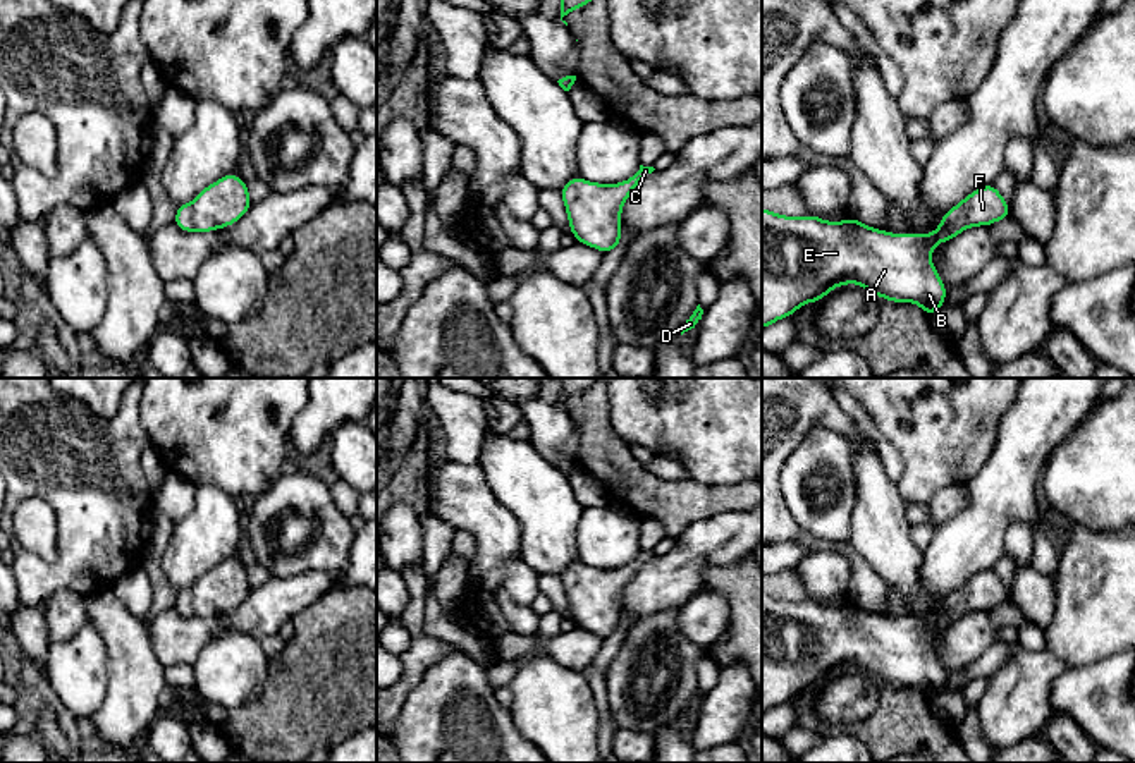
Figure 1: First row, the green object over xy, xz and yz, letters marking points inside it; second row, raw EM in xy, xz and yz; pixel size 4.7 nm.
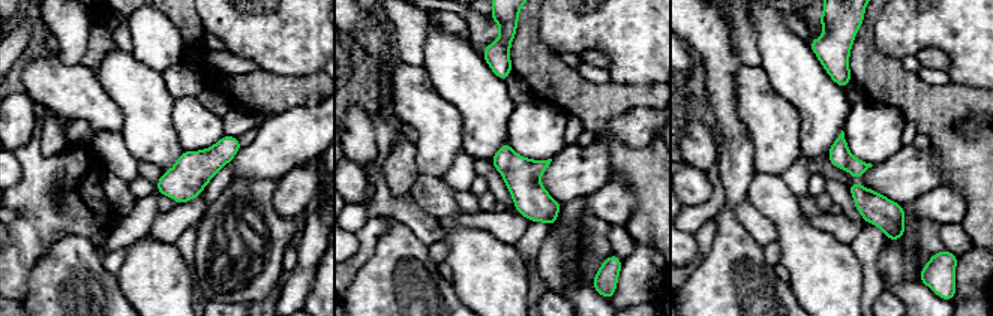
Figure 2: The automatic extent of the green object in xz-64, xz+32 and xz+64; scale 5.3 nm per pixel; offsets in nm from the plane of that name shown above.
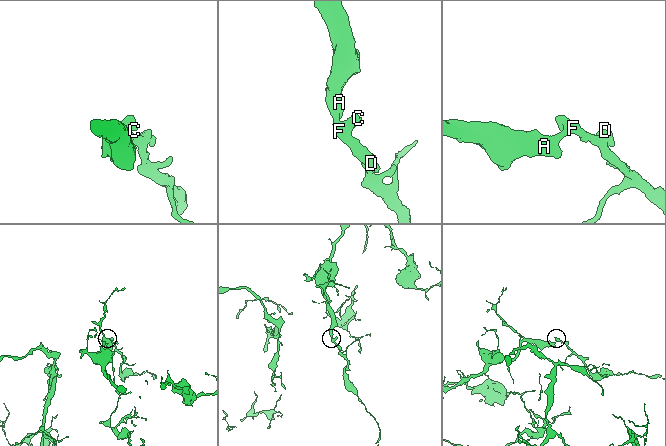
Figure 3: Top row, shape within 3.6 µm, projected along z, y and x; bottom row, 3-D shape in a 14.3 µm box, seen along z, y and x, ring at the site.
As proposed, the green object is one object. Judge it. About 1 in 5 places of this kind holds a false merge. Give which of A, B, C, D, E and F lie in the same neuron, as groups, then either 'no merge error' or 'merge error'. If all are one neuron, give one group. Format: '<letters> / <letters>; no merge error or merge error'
A B C D E F; no merge error

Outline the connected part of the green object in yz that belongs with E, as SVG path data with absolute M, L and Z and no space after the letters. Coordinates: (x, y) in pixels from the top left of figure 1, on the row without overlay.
M994 569L946 596L932 619L889 619L855 603L793 603L762 593L762 713L844 668L858 668L891 687L915 687L934 699L946 684L930 644L934 632L965 613L1008 601L1008 588Z

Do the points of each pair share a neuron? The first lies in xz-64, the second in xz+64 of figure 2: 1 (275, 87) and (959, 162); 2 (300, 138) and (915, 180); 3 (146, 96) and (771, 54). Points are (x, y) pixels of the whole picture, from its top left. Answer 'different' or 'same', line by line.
1: same
2: same
3: same

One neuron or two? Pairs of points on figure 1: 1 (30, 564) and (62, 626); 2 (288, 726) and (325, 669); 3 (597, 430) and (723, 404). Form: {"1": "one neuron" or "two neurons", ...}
{"1": "two neurons", "2": "one neuron", "3": "two neurons"}

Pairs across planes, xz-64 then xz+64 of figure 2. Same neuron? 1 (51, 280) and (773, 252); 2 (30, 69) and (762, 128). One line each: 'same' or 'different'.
1: different
2: same

